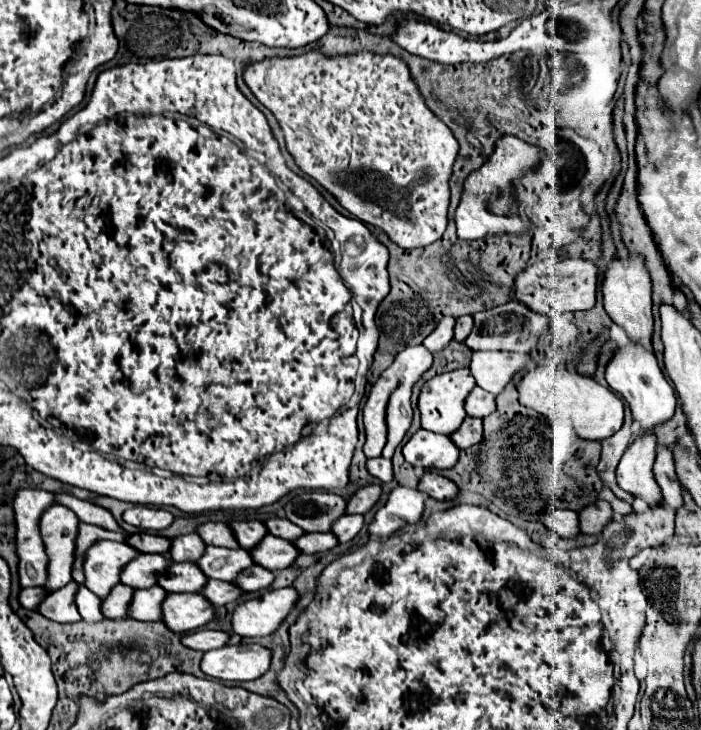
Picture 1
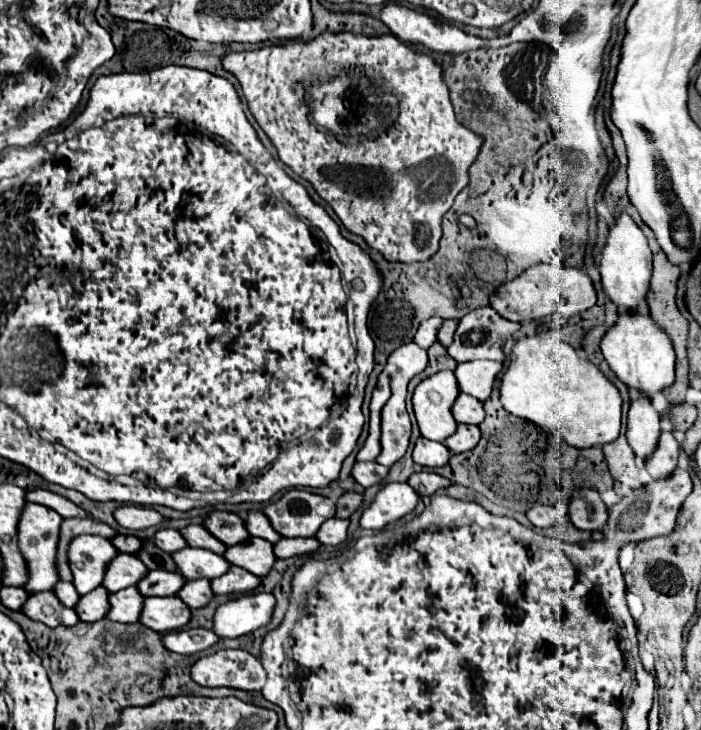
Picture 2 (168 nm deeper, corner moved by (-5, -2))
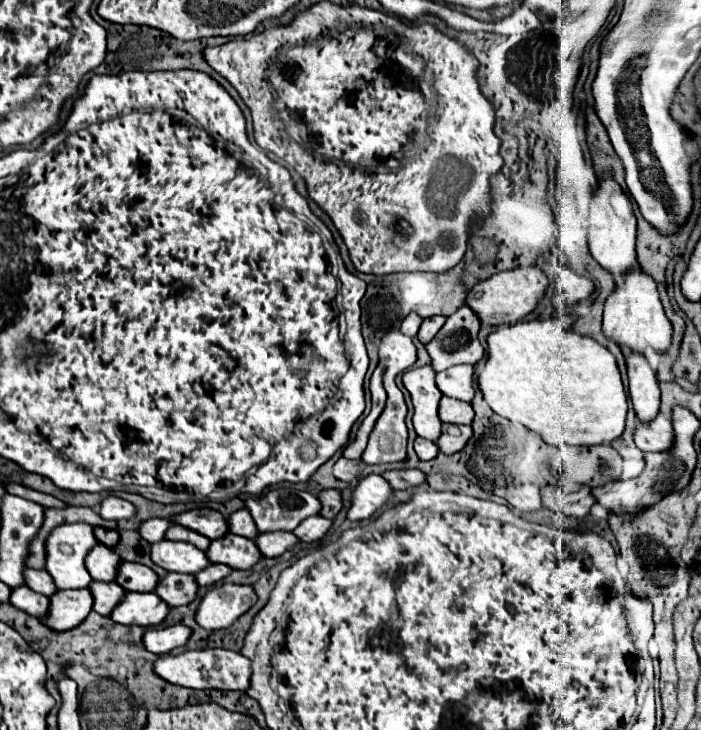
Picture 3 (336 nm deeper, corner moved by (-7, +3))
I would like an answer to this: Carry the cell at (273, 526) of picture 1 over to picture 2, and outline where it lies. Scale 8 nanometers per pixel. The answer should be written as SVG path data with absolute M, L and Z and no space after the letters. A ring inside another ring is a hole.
M249 511L247 531L253 537L261 537L261 539L267 539L271 543L277 543L281 539L281 535L277 535L277 531L273 531L273 525L269 523L269 519L265 519L265 515L259 511Z

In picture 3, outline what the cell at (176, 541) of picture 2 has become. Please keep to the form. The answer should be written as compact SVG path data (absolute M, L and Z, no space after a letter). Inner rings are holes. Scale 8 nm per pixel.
M151 518L151 520L141 522L137 532L147 542L159 542L159 540L163 540L163 534L165 534L167 528L169 528L169 520L165 520L165 518Z

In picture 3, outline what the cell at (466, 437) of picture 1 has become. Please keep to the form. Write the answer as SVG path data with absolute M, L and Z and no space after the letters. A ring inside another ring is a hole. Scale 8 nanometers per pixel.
M443 424L443 432L437 440L437 446L443 454L455 454L467 444L469 438L471 438L471 426Z

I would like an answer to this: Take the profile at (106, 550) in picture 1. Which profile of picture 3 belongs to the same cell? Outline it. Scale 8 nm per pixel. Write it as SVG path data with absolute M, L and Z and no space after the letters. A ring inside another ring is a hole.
M81 522L57 526L49 534L45 570L51 574L59 590L89 586L91 576L85 568L85 556L95 544L93 528Z

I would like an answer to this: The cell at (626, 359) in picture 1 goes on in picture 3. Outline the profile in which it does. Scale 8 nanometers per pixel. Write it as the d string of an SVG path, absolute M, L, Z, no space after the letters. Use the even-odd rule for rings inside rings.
M639 266L627 272L627 276L617 282L615 290L605 300L605 314L603 314L603 332L607 338L617 342L623 352L643 352L647 346L651 346L655 352L665 352L671 344L671 322L667 320L655 280L649 274L643 274Z

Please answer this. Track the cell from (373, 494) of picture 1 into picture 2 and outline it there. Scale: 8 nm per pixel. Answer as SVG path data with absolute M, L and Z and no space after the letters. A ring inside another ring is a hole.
M345 493L337 501L337 513L335 515L339 519L349 519L361 507L361 503L363 503L363 495L359 495L359 493Z

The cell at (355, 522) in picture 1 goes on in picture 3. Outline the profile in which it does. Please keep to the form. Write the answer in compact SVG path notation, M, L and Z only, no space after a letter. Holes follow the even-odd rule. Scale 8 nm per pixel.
M313 516L313 518L303 520L303 522L293 530L293 534L295 534L301 542L315 542L315 540L321 540L329 528L331 528L331 520L327 520L327 518L323 518L323 516Z

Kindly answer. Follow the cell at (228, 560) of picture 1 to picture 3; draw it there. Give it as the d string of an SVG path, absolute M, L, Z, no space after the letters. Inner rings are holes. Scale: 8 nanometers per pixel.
M155 542L151 544L151 560L165 568L167 572L181 572L181 574L197 574L211 562L207 560L205 552L195 548L189 542Z

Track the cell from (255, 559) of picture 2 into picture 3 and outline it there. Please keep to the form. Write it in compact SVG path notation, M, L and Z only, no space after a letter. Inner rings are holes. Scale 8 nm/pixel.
M225 534L223 538L211 540L207 548L207 558L211 558L213 564L227 564L233 570L249 570L257 564L261 554L253 540Z

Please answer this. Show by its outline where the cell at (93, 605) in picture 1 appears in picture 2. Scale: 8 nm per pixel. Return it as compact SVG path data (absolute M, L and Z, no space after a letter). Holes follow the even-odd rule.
M59 581L53 591L55 591L57 599L61 601L61 605L65 605L65 607L75 607L75 605L77 605L77 599L81 599L81 597L77 595L77 589L73 589L73 583Z

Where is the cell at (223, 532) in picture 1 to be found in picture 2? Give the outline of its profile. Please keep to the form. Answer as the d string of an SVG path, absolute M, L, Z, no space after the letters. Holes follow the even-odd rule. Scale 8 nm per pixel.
M189 525L185 529L181 529L181 535L187 539L189 547L201 547L201 549L209 549L213 553L223 555L225 553L225 543L221 543L217 537L209 535L209 531L203 525Z

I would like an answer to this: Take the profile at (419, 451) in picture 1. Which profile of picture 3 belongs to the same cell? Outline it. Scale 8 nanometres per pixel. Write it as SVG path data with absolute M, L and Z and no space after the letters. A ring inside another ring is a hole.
M417 438L415 440L415 452L417 452L419 460L433 460L439 454L439 448L435 442L429 442L425 438Z

